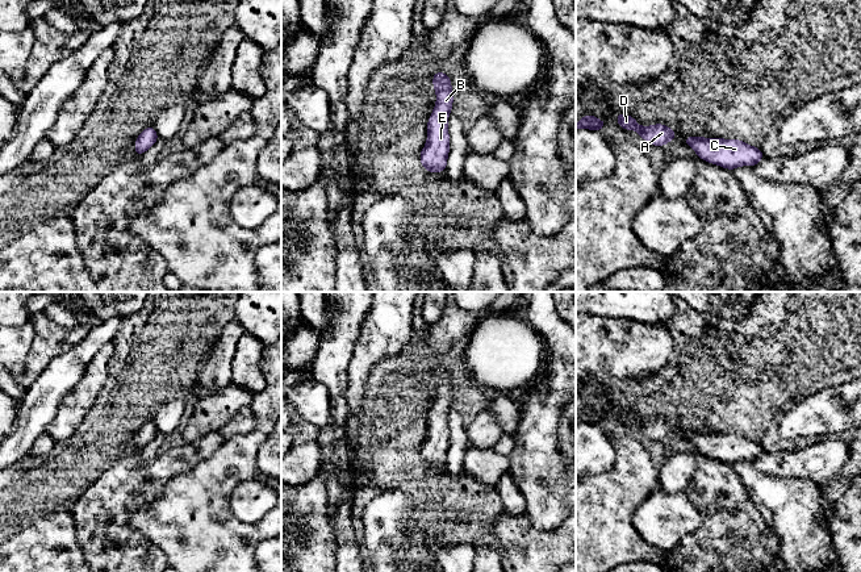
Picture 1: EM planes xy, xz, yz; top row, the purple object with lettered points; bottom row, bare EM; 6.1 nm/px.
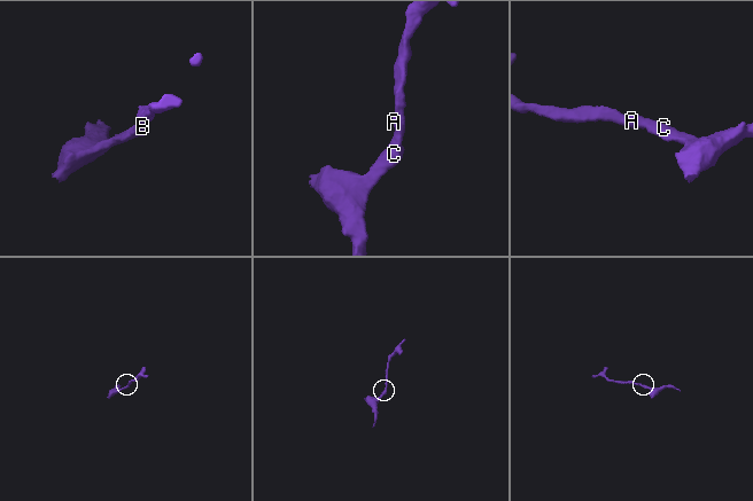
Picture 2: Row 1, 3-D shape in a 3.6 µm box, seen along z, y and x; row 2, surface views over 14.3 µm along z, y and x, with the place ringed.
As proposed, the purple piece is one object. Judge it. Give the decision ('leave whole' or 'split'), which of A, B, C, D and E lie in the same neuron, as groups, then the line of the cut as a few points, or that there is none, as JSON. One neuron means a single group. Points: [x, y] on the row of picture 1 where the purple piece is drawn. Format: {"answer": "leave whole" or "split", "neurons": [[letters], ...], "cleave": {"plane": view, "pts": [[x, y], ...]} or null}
{"answer": "leave whole", "neurons": [["A", "B", "C", "D", "E"]], "cleave": null}

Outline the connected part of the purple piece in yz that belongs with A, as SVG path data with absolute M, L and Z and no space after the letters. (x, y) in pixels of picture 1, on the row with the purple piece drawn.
M618 112L617 122L622 129L636 130L643 139L655 146L664 146L673 141L676 131L663 124L655 124L652 126L639 126L632 116L624 116Z

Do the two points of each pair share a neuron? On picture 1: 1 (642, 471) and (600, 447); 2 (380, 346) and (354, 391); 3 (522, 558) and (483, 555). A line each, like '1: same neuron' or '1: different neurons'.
1: different neurons
2: same neuron
3: different neurons

